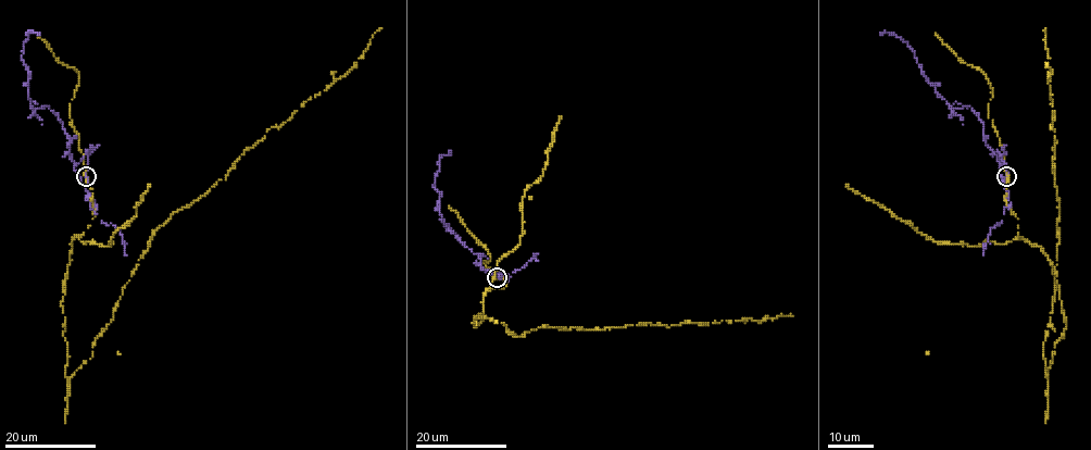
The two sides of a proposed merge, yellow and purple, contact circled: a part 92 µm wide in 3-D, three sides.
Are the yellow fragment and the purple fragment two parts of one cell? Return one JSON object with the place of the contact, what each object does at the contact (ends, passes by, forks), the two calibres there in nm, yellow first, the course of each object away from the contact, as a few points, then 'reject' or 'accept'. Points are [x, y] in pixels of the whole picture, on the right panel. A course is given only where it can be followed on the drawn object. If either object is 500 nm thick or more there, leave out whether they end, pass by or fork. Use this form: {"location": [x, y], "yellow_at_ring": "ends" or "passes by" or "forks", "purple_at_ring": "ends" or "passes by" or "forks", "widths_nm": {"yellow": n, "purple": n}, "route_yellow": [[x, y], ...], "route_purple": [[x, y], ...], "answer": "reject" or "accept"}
{"location": [1006, 176], "yellow_at_ring": "passes by", "purple_at_ring": "passes by", "widths_nm": {"yellow": 400, "purple": 220}, "route_yellow": [[1007, 176], [1017, 237], [1039, 246], [1053, 269], [1049, 377], [1065, 326], [1044, 27]], "route_purple": [[1007, 176], [1001, 154], [1001, 164], [985, 141], [978, 114], [970, 107], [953, 112], [907, 44], [879, 34]], "answer": "reject"}

